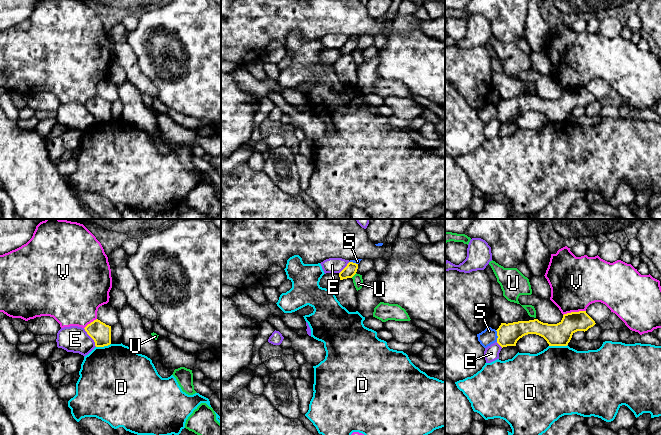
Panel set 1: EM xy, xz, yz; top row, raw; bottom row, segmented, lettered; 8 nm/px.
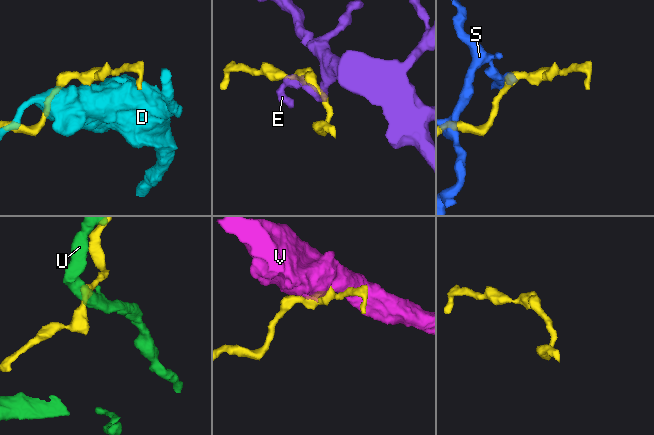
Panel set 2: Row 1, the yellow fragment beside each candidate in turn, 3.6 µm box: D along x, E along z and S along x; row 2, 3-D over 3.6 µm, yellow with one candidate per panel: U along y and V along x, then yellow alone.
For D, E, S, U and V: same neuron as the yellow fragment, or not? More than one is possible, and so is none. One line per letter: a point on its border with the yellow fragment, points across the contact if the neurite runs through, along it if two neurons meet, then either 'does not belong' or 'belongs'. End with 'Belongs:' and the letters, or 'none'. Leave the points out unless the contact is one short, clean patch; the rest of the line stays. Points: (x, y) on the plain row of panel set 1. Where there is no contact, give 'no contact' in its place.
D: contact yz (558, 121); border yz (567, 120), (549, 122); does not belong
E: contact xy (90, 112); does not belong
S: contact yz (497, 111); border yz (495, 106), (497, 117); does not belong
U: contact xz (353, 51); border xz (356, 49), (351, 53); does not belong
V: contact yz (574, 88); border yz (585, 86), (565, 89), (563, 91); does not belong
Belongs: none

